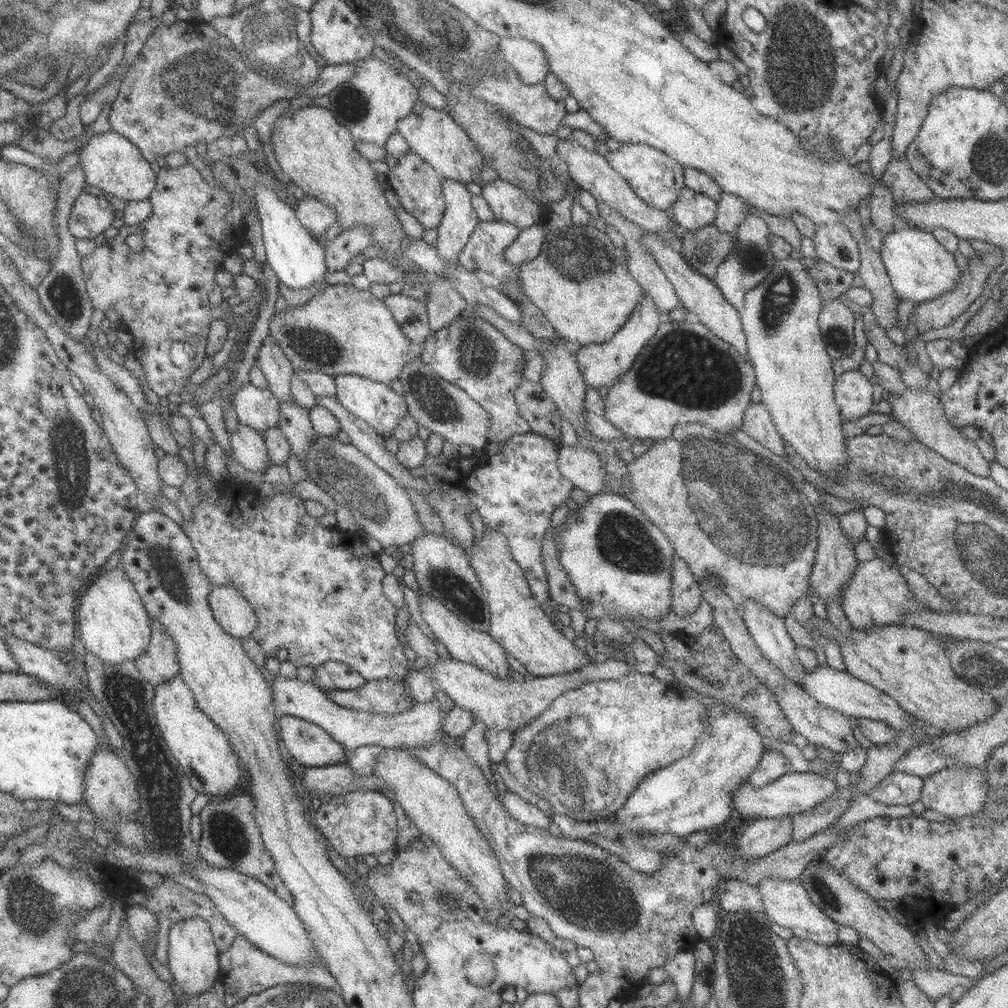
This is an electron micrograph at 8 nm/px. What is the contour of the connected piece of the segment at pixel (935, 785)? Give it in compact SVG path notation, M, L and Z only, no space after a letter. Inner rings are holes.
M980 767L964 769L944 768L923 778L923 789L920 800L926 808L949 817L966 817L982 810L990 788L984 771Z

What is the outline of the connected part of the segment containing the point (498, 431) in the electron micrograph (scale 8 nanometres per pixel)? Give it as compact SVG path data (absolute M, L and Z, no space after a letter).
M481 317L455 318L447 327L433 331L422 344L420 360L430 365L438 377L466 391L484 410L491 423L489 442L507 441L511 436L524 434L531 428L521 417L515 392L521 385L523 349L512 343L492 323Z

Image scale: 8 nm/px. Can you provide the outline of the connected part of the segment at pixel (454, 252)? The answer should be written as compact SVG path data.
M441 176L441 183L445 200L445 209L442 220L437 226L438 242L434 247L440 253L444 262L448 262L452 268L456 268L456 266L458 266L457 263L459 262L458 254L460 254L461 250L464 250L472 231L476 228L476 225L480 220L472 206L471 194L468 191L466 184L453 181L445 176Z

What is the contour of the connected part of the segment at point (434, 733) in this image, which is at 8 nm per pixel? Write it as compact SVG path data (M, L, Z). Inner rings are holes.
M280 672L273 676L272 682L273 703L276 712L279 715L290 715L296 718L303 718L304 720L313 722L321 726L328 734L333 736L333 740L338 742L347 751L354 751L363 745L374 745L383 747L385 750L392 750L396 748L428 748L438 736L438 730L441 729L442 708L440 701L434 697L430 702L415 702L410 709L390 716L389 714L372 714L362 710L350 710L349 708L337 705L323 690L318 686L312 684L310 681L302 681L299 677L289 678Z

